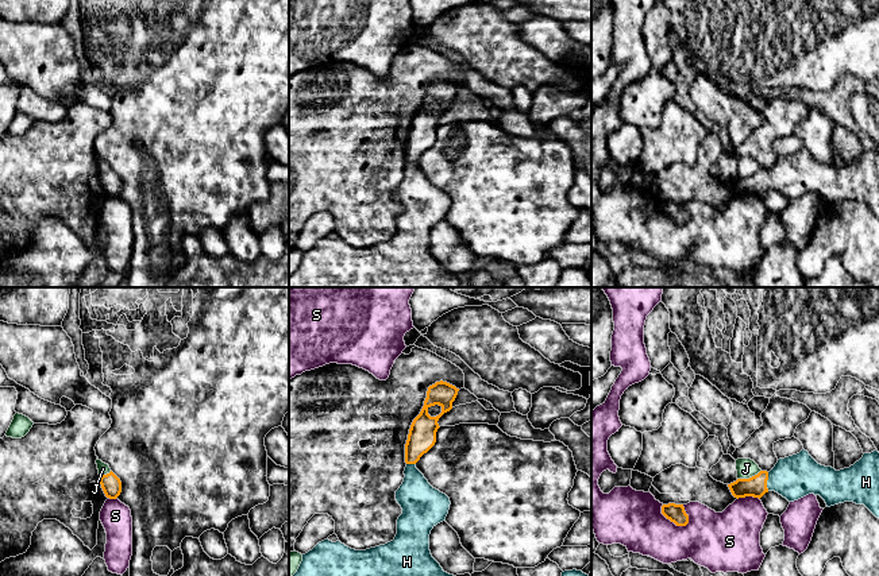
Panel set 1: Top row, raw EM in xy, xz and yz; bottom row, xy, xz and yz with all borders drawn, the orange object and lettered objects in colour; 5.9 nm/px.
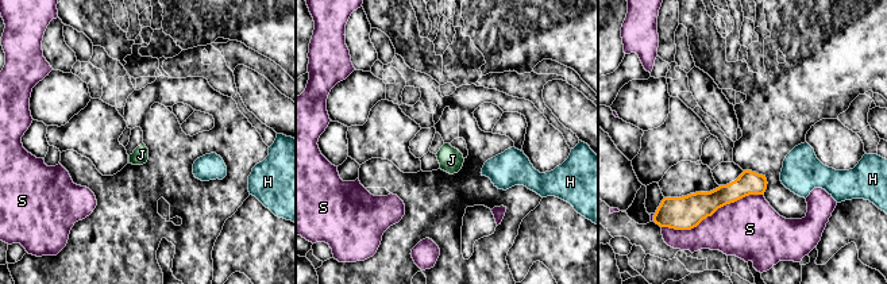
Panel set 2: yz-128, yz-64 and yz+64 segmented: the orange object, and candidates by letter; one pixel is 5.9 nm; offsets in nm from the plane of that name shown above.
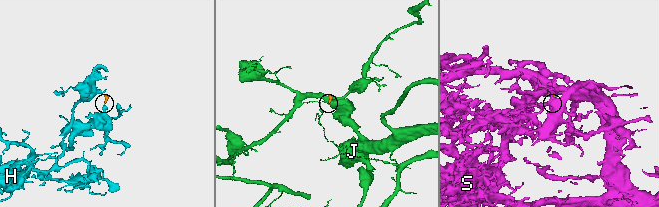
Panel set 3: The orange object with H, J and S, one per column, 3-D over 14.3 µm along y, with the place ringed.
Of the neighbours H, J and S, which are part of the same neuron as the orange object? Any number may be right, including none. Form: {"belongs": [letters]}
{"belongs": ["H"]}

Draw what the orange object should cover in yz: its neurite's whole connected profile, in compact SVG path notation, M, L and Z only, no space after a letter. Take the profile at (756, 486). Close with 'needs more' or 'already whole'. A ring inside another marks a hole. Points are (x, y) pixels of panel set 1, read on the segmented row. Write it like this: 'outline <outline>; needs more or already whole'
outline M807 451L779 459L767 472L760 471L749 479L737 479L728 484L735 498L762 498L775 491L789 502L809 494L820 495L828 507L853 502L864 505L879 518L879 452L864 453L849 468L836 471L818 464Z; needs more

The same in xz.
outline M443 380L429 386L424 406L410 425L405 444L405 478L396 491L402 514L397 519L394 540L355 550L327 538L302 554L293 576L454 576L443 571L429 550L431 530L446 521L451 502L428 483L416 463L435 445L437 421L452 409L458 391ZM435 405L442 407L442 413L431 417L428 409Z; needs more

